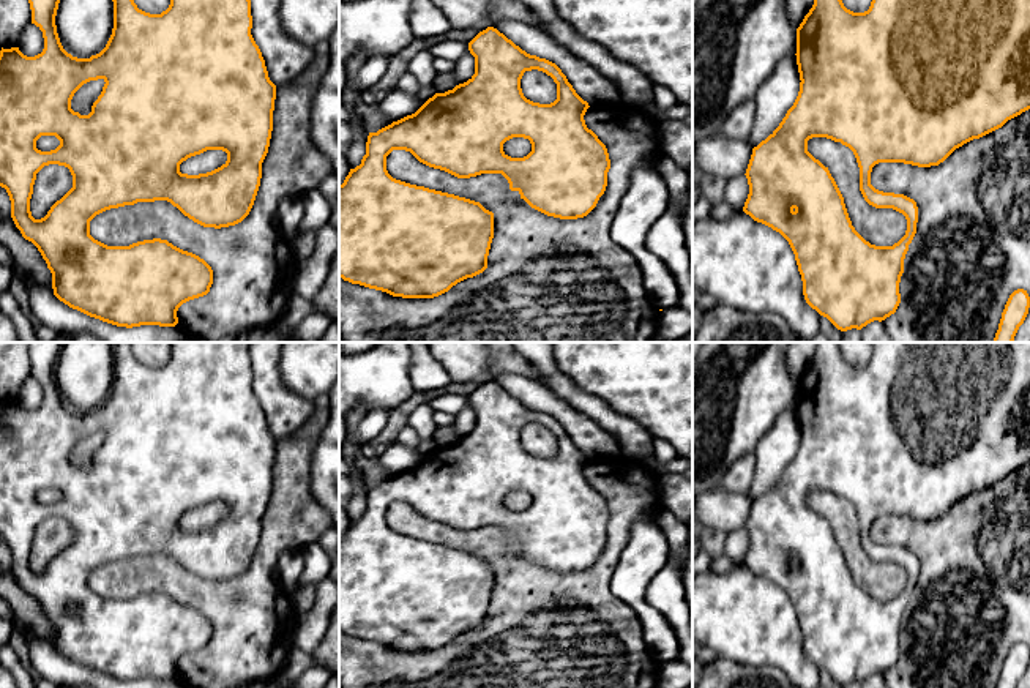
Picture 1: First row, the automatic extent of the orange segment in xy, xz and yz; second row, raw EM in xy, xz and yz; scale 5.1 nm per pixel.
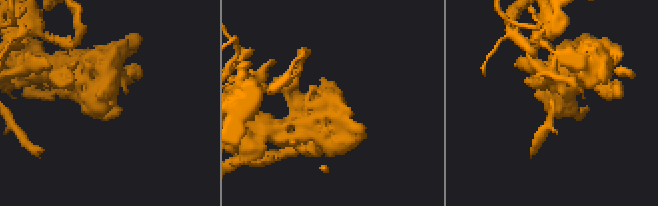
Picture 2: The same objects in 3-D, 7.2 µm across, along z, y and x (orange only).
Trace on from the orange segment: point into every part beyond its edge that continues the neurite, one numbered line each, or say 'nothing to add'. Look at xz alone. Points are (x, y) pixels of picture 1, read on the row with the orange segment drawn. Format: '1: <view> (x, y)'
nothing to add

